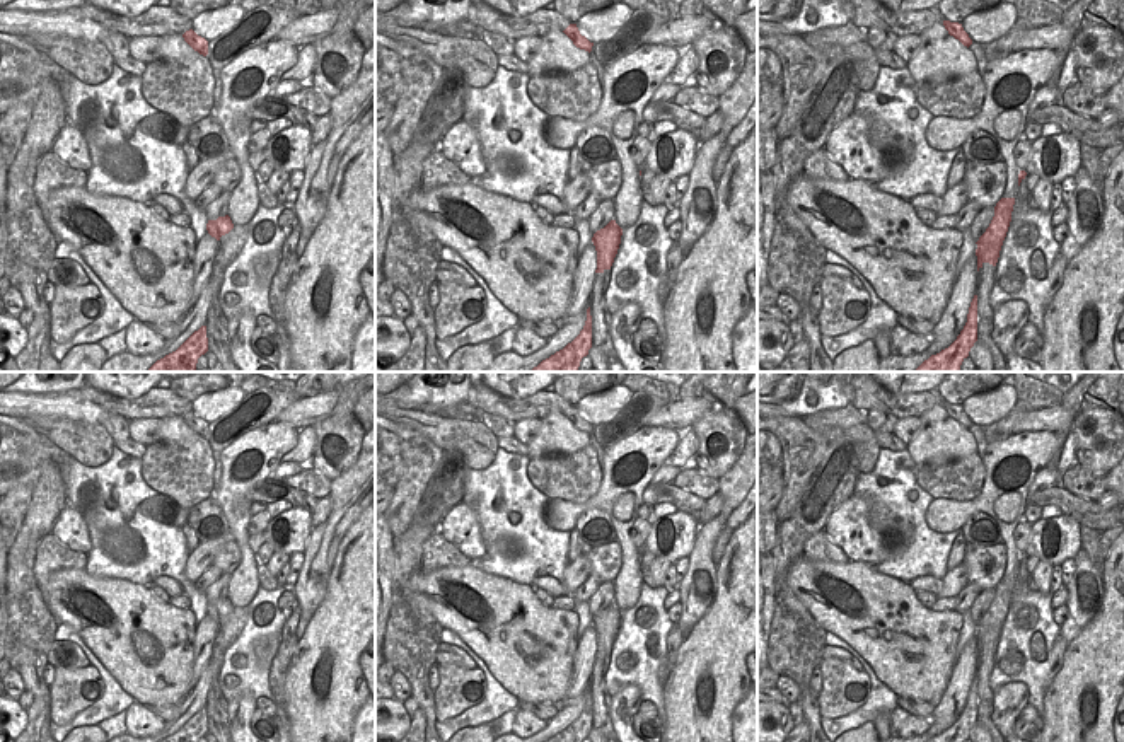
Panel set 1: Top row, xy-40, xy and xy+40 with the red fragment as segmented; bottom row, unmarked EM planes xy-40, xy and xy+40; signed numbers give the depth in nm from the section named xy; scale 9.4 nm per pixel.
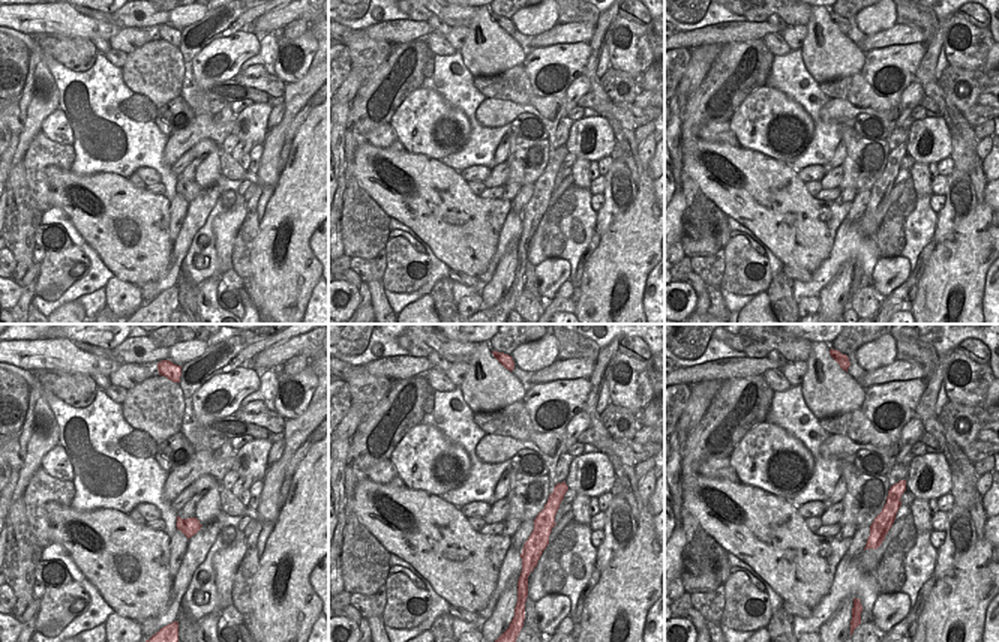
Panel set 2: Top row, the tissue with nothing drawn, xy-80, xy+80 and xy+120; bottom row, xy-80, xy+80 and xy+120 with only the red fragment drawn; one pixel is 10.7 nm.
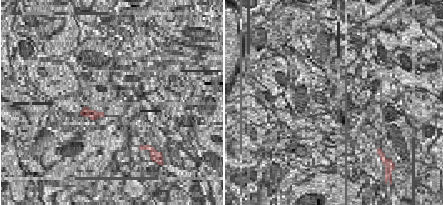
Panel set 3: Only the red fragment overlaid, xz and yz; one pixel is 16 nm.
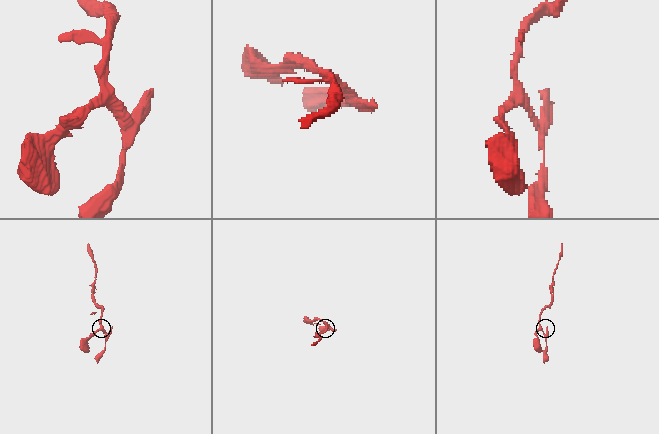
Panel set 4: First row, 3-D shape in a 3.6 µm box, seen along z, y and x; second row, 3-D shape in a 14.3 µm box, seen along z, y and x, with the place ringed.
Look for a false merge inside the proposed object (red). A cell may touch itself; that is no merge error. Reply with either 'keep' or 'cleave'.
cleave

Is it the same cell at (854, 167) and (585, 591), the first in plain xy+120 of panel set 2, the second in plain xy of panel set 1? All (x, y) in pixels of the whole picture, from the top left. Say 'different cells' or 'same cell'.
different cells

